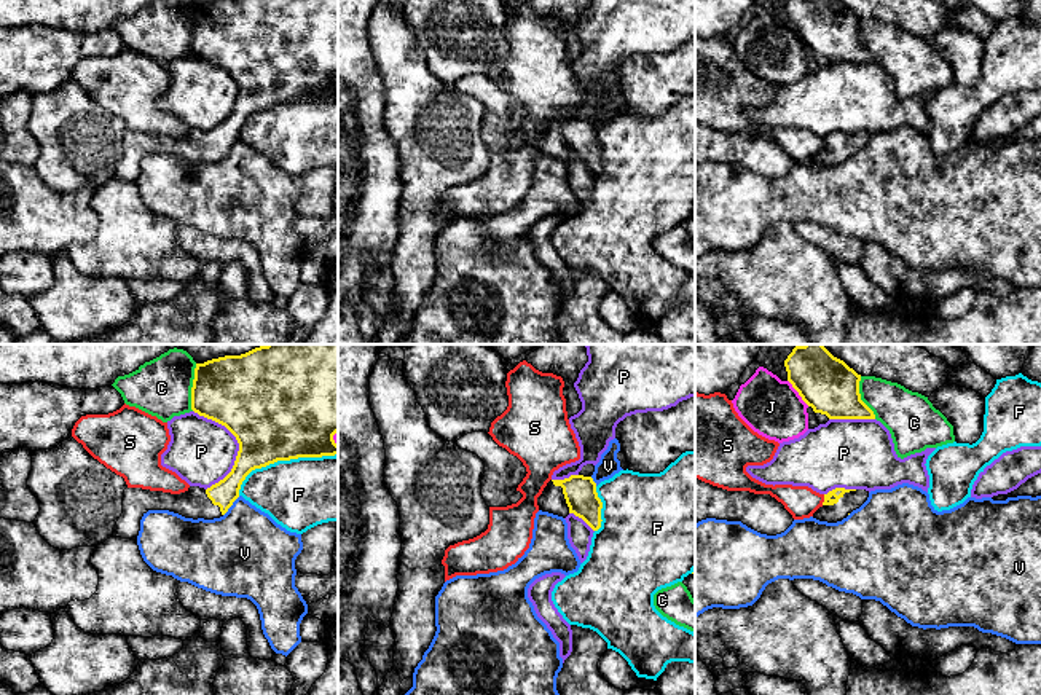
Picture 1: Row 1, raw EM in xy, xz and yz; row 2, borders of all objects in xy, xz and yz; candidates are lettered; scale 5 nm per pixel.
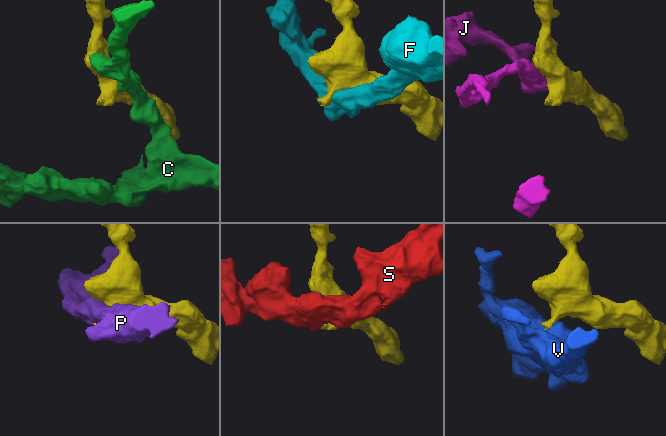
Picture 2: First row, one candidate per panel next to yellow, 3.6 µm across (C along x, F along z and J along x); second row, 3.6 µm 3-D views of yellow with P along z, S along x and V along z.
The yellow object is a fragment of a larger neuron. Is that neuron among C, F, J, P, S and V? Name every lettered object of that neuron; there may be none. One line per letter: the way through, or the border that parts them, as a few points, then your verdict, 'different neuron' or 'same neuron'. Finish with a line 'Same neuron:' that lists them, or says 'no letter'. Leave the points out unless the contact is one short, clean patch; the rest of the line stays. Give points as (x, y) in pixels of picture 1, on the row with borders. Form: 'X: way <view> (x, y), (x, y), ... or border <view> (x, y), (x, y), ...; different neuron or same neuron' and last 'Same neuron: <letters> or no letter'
C: different neuron
F: different neuron
J: different neuron
P: different neuron
S: border yz (824, 494), (821, 504); different neuron
V: border xy (239, 496), (223, 515); different neuron
Same neuron: no letter

